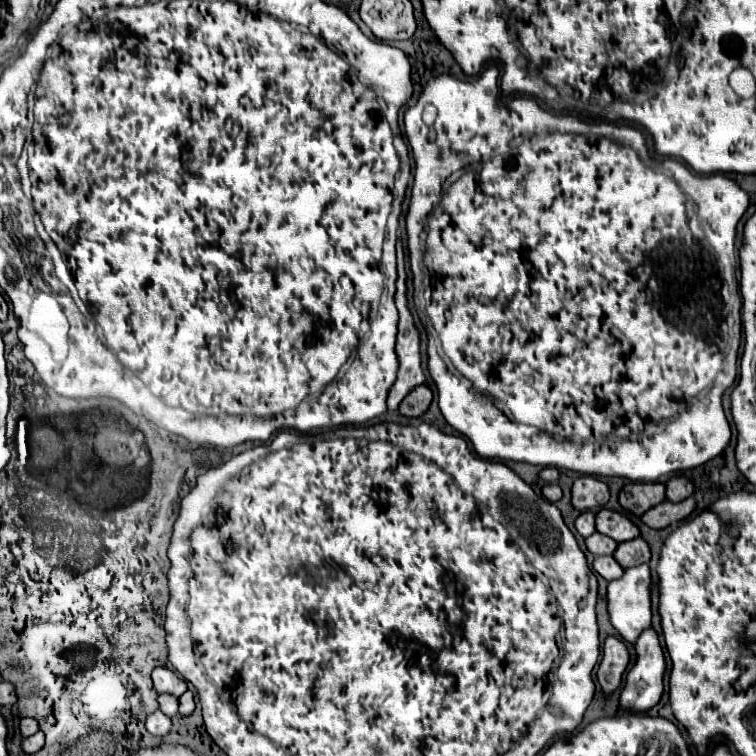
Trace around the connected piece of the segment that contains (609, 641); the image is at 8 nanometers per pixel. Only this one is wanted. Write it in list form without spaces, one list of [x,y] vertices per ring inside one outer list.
[[[608,636],[604,642],[604,656],[598,668],[598,682],[606,694],[614,692],[622,684],[622,674],[628,662],[630,662],[630,652],[626,644],[616,636]]]

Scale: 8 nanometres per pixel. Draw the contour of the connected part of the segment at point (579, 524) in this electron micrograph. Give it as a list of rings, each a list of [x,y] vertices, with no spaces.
[[[582,512],[582,514],[576,518],[576,530],[578,530],[584,538],[588,538],[590,534],[596,532],[594,520],[596,520],[596,514],[594,514],[594,512]]]

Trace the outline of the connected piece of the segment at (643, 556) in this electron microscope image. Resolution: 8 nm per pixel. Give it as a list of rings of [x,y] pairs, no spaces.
[[[634,538],[630,542],[620,542],[614,552],[616,562],[622,568],[632,568],[650,560],[650,546],[644,538]]]

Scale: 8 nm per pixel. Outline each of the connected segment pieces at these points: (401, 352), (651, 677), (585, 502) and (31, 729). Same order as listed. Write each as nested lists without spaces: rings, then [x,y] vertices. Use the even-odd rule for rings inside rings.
[[[398,236],[396,242],[396,259],[397,259],[397,274],[398,282],[396,282],[396,308],[400,312],[400,324],[398,324],[398,340],[396,340],[396,354],[398,354],[398,360],[400,360],[400,368],[398,368],[398,378],[388,394],[388,410],[396,410],[400,406],[400,402],[404,400],[404,396],[426,382],[426,376],[424,376],[424,368],[422,368],[422,354],[420,354],[420,330],[416,328],[414,324],[414,316],[408,308],[408,298],[406,298],[407,286],[407,273],[405,268],[406,255],[404,250],[404,243],[402,236]]]
[[[650,626],[636,640],[638,660],[626,676],[620,704],[630,712],[646,712],[658,704],[664,692],[666,658],[656,630]]]
[[[580,476],[572,486],[572,504],[578,510],[602,508],[610,498],[608,486],[594,476]]]
[[[22,718],[20,720],[20,732],[22,732],[22,736],[32,736],[32,734],[36,734],[40,730],[40,726],[38,726],[38,720],[34,720],[34,718]]]

